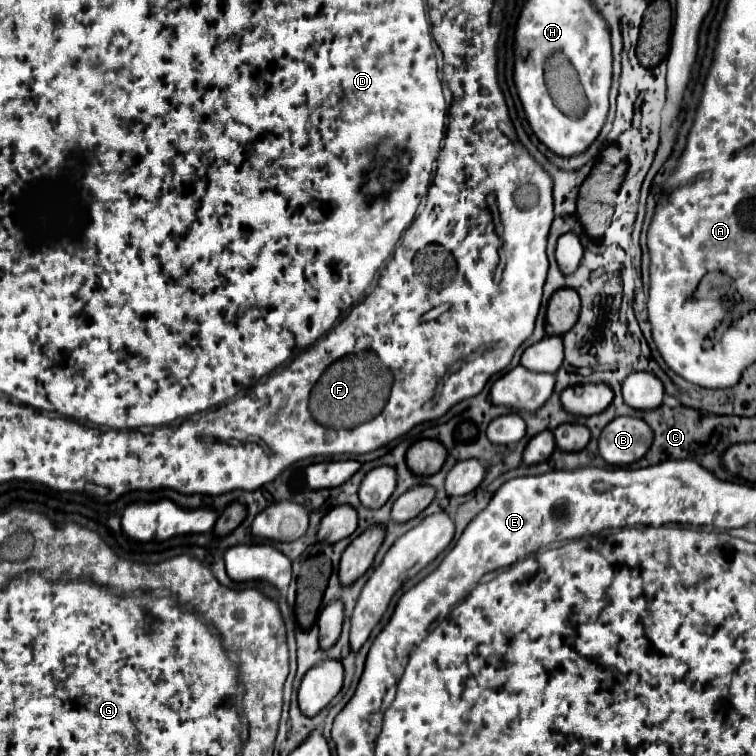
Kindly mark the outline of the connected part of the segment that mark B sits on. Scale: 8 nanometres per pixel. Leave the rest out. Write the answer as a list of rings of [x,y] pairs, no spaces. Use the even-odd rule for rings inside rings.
[[[616,418],[600,434],[598,454],[610,466],[628,466],[640,460],[652,444],[652,430],[638,418]]]

